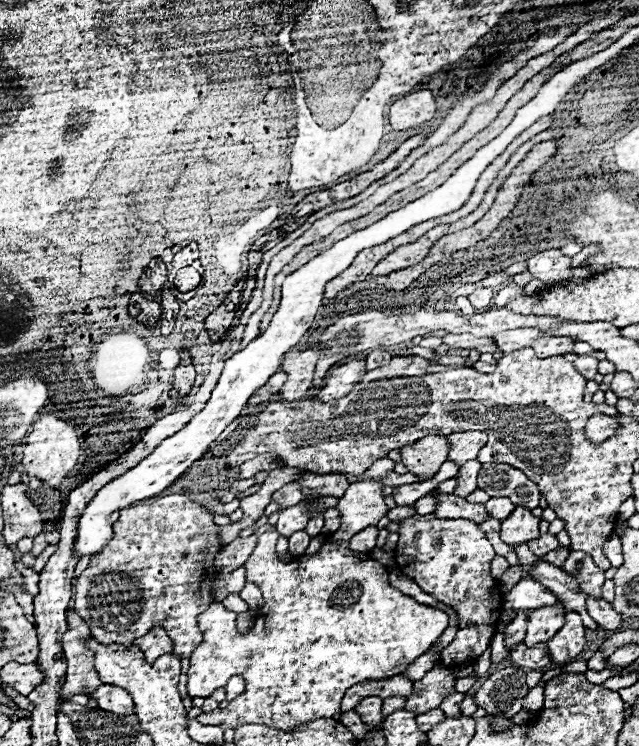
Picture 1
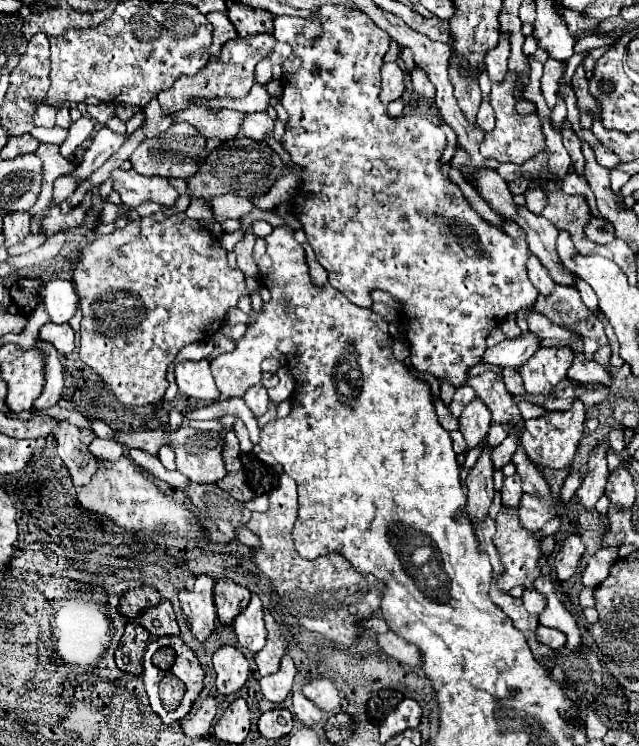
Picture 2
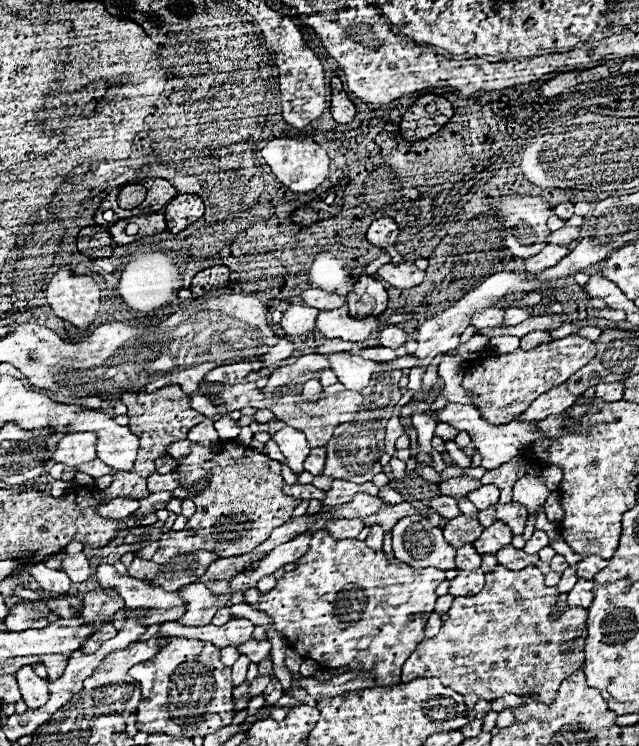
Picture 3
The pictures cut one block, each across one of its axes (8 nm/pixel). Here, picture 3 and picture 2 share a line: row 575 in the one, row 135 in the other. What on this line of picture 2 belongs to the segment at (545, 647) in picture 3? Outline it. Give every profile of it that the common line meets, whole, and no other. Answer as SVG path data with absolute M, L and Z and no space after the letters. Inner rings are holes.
M508 74L502 84L492 88L490 104L496 112L496 128L490 134L486 134L484 142L480 144L480 154L484 158L498 160L500 164L502 162L522 164L528 158L532 158L538 150L544 148L544 134L540 130L538 116L524 116L522 120L518 120L518 116L514 112L514 74Z

